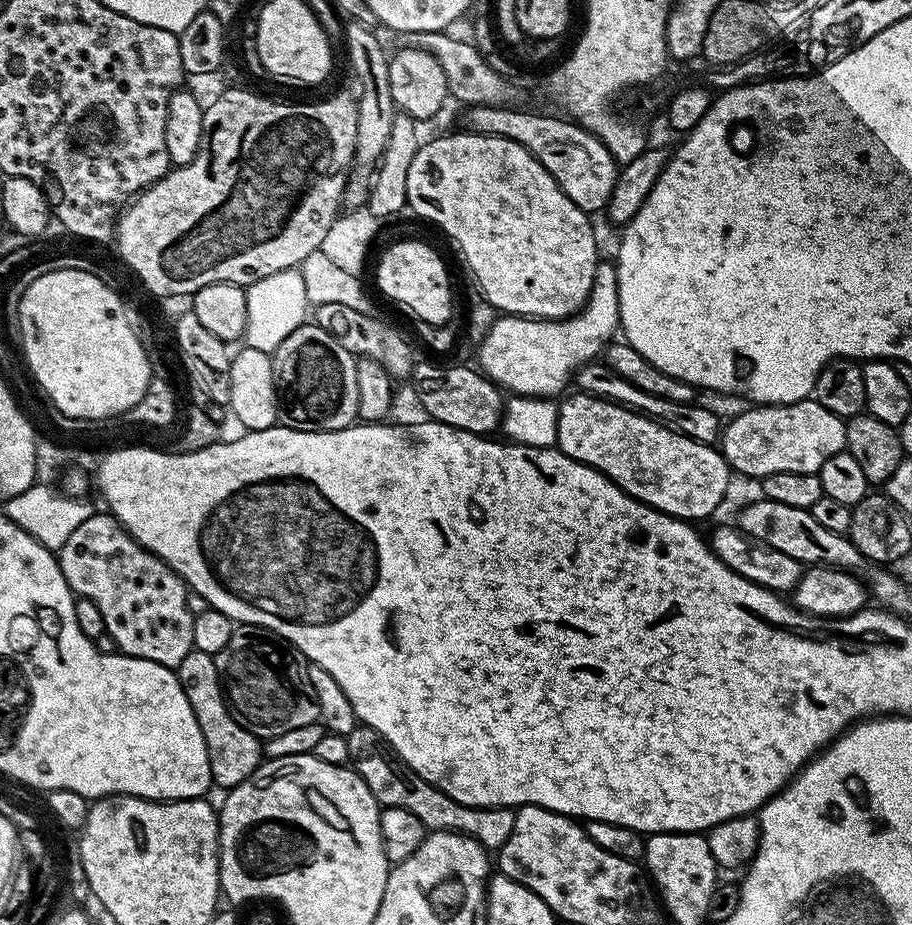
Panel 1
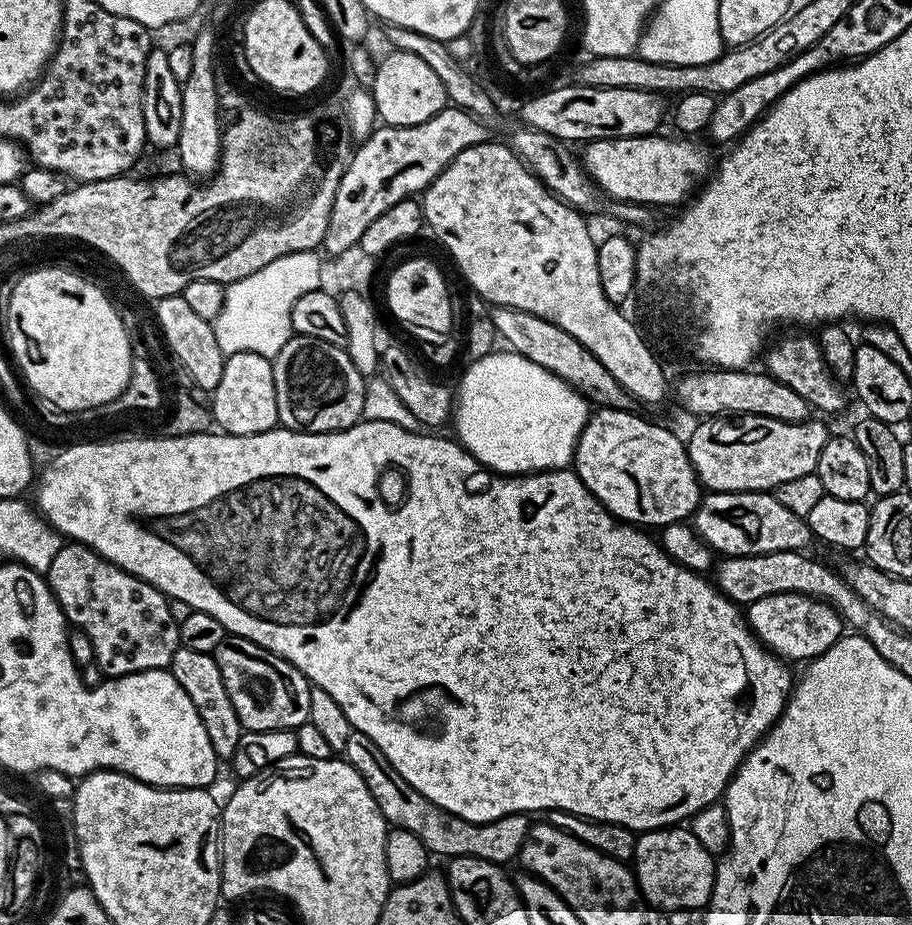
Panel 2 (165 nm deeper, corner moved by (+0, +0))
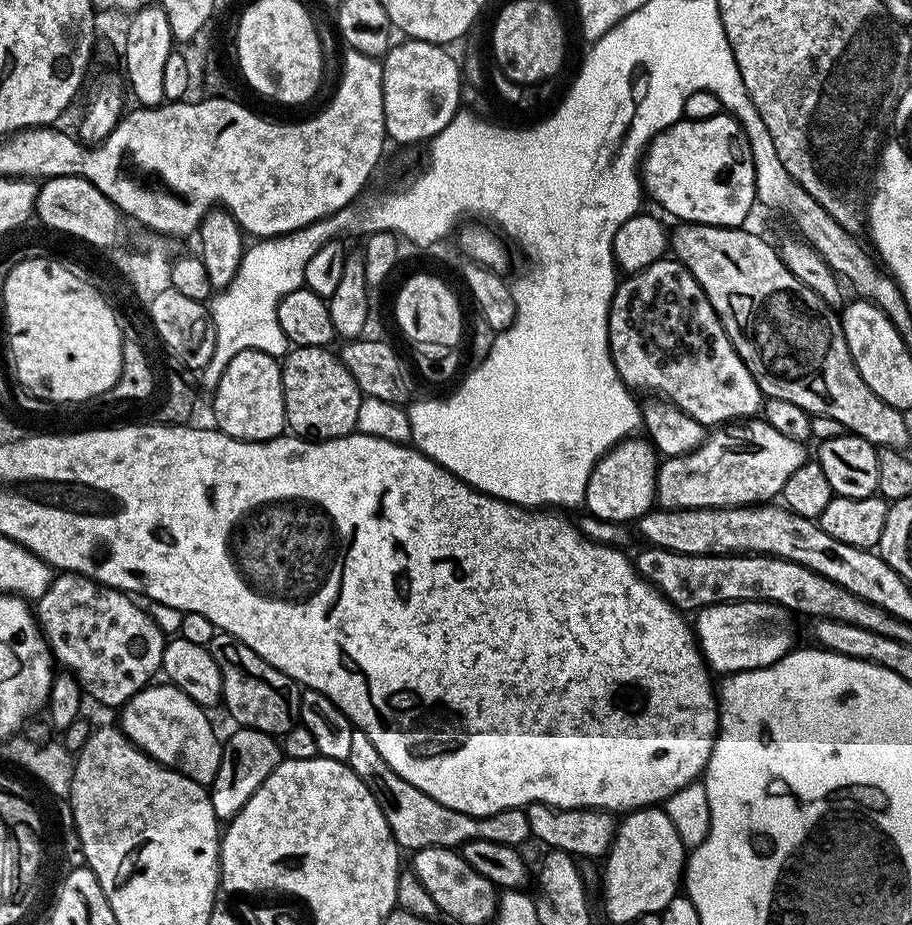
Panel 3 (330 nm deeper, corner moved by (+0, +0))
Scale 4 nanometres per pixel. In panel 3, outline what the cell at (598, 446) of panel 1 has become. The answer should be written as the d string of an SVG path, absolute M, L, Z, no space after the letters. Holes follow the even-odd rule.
M636 439L621 440L594 466L584 491L584 504L591 515L617 522L635 522L652 511L656 498L658 453L647 439Z

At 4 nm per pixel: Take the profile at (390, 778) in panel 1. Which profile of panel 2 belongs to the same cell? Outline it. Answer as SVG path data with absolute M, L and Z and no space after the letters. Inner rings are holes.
M352 731L342 756L349 766L358 770L362 782L366 782L366 790L370 790L378 810L389 825L410 830L410 834L418 834L418 838L422 838L433 857L469 856L501 866L508 866L511 860L513 863L519 857L522 842L526 842L526 834L530 827L529 817L525 813L515 812L485 824L475 824L466 818L458 818L458 814L443 812L438 805L430 802L430 798L414 790L414 786L410 786L410 782L406 782L406 778L398 774L398 770L394 770L386 754L378 750L378 746L365 732Z

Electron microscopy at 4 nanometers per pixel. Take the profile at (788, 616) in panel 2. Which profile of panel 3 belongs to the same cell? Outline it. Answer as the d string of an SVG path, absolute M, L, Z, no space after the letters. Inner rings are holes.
M769 600L711 604L695 613L694 635L700 655L713 673L749 672L751 668L770 666L782 659L787 652L793 651L797 641L795 642L796 628L792 625L792 620L793 613Z

